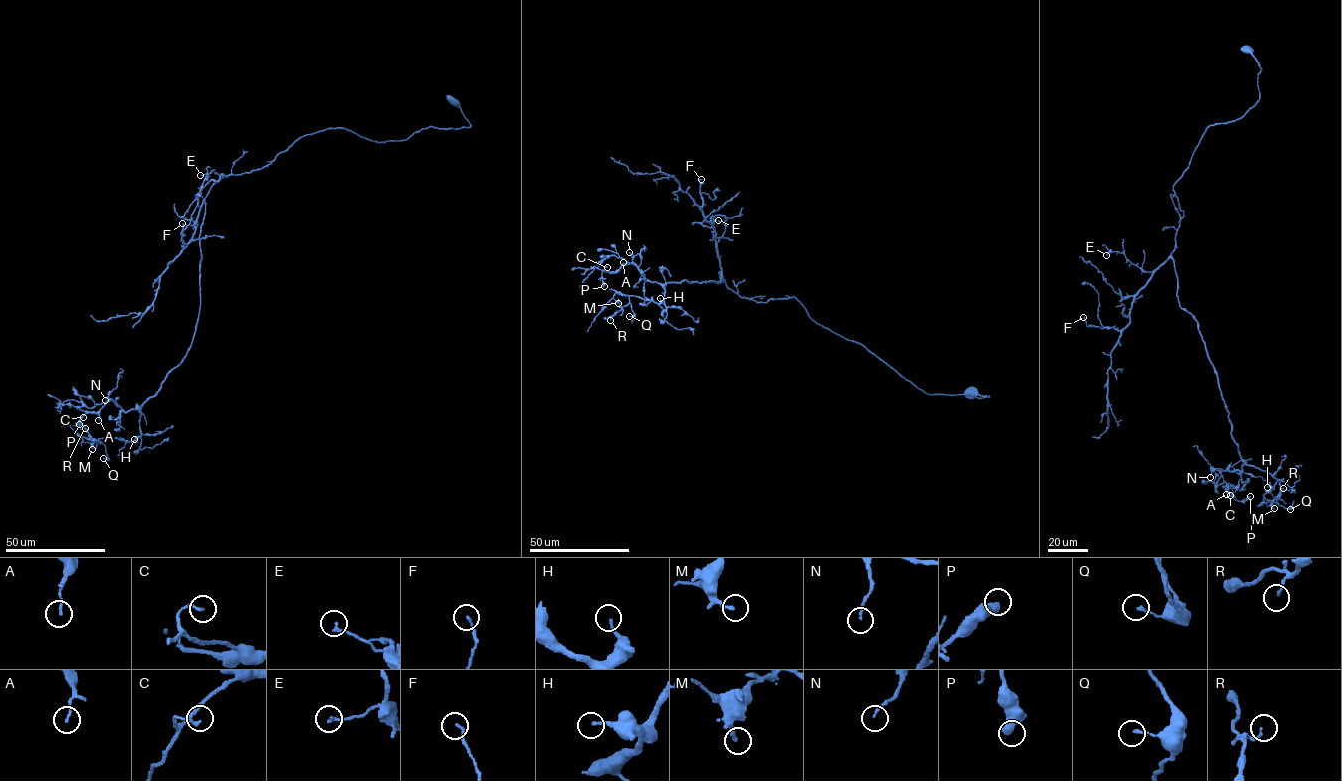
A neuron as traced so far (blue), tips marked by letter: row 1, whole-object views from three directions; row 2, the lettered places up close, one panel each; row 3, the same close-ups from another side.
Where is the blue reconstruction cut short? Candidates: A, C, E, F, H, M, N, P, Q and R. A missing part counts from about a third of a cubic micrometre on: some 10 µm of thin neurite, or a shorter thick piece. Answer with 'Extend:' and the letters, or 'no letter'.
Extend: no letter

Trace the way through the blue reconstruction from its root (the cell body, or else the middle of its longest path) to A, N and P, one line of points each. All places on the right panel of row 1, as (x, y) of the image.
A: (1246, 48), (1259, 99), (1207, 128), (1173, 186), (1178, 301), (1197, 323), (1244, 462), (1222, 471), (1226, 494)
N: (1246, 48), (1259, 99), (1207, 128), (1173, 186), (1178, 301), (1197, 323), (1244, 462), (1210, 477)
P: (1246, 48), (1259, 99), (1207, 128), (1173, 186), (1171, 257), (1244, 462), (1221, 475), (1250, 496)

